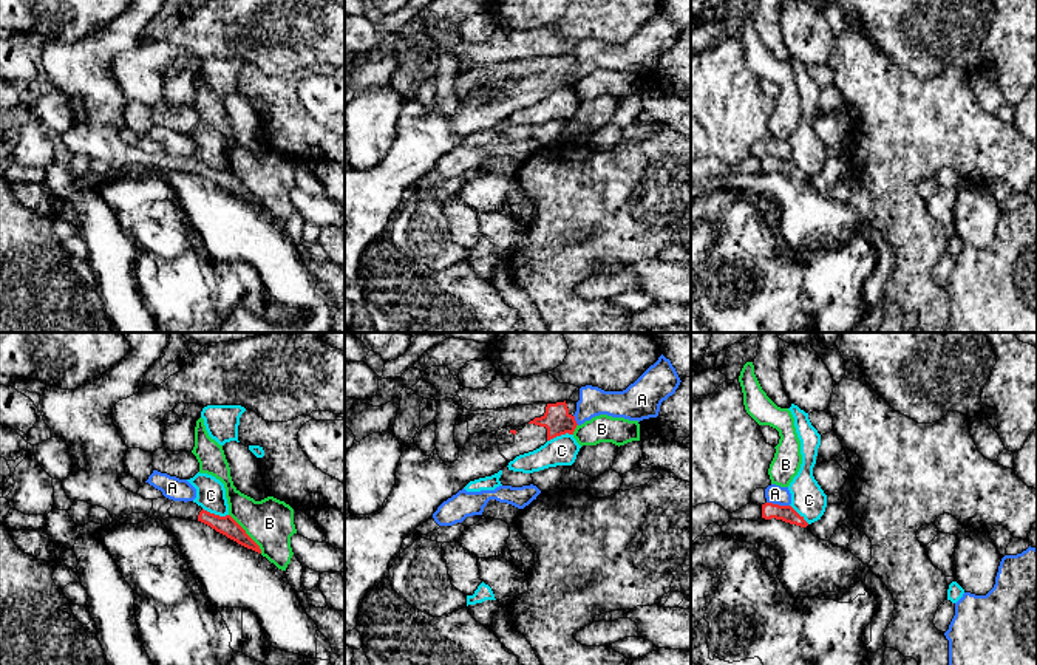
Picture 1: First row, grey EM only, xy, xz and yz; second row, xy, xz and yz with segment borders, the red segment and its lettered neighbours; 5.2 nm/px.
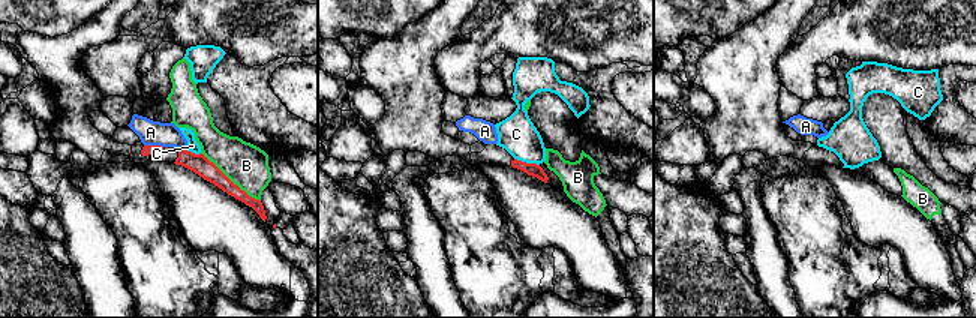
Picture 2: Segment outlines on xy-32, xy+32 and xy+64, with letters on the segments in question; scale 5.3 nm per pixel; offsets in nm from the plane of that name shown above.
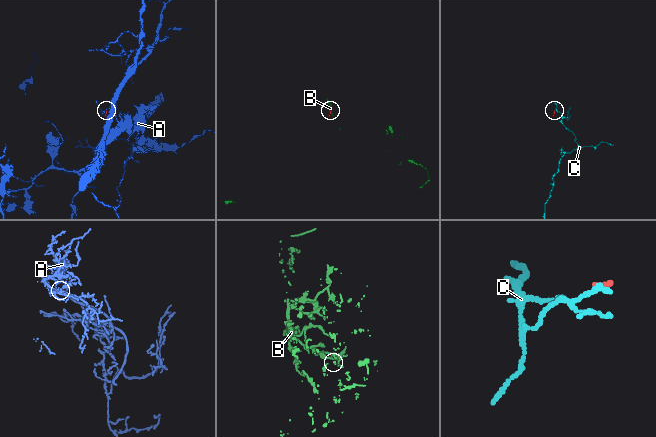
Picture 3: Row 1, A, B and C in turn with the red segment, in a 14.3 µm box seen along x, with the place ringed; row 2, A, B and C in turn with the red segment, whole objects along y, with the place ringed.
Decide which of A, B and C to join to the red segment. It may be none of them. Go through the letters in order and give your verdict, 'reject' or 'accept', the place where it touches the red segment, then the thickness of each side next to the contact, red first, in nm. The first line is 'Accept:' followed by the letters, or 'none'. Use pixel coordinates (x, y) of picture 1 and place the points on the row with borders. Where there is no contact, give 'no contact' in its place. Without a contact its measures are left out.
Accept: none
A: reject; meets red in yz at (778, 504); 90 nm thick on the red side, 100 nm on the other
B: reject; meets red in xy at (246, 534); 100 nm thick on the red side, 240 nm on the other
C: reject; meets red in xy at (214, 514); 100 nm thick on the red side, 160 nm on the other

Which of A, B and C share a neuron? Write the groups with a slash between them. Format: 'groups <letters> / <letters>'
groups A / B / C

